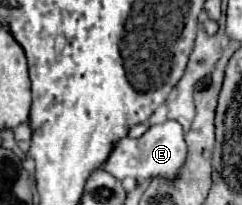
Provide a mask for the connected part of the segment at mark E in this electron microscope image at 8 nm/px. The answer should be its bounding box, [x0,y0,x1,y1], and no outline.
[103,120,185,180]

